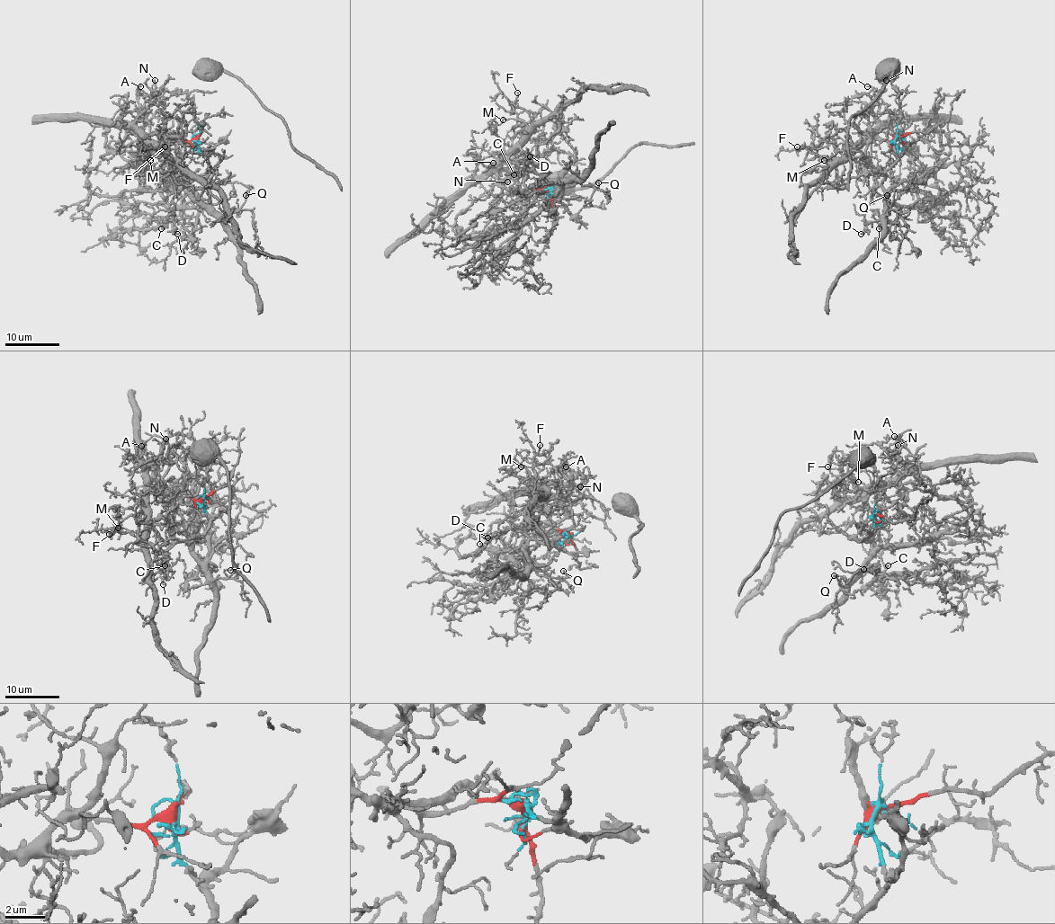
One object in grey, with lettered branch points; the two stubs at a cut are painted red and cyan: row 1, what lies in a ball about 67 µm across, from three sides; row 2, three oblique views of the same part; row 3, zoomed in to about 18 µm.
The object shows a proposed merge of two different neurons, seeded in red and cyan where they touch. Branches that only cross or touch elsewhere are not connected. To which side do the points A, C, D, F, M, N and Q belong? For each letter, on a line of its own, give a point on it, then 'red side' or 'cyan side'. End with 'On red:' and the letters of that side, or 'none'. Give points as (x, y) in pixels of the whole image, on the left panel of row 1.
A: place (140, 86); red side
C: place (161, 228); cyan side
D: place (177, 234); cyan side
F: place (165, 146); red side
M: place (150, 160); red side
N: place (155, 80); red side
Q: place (245, 195); cyan side
On red: A, F, M, N

